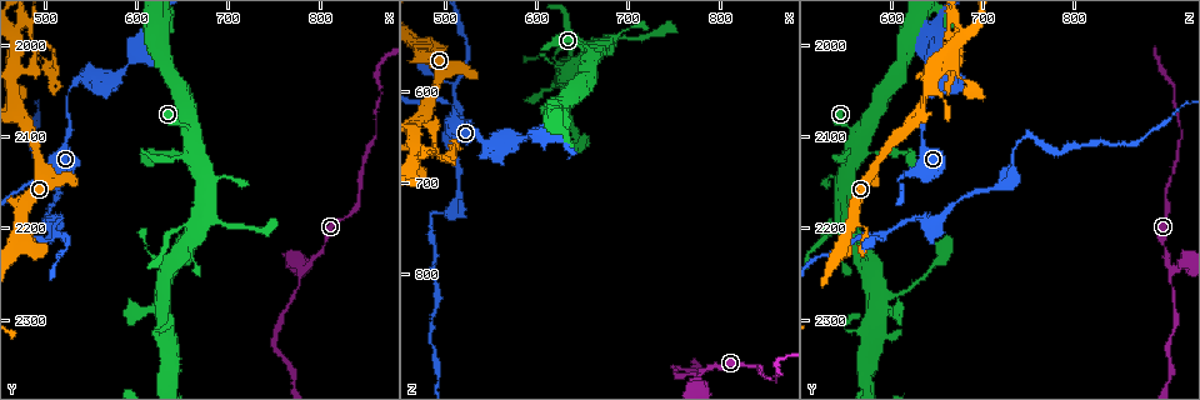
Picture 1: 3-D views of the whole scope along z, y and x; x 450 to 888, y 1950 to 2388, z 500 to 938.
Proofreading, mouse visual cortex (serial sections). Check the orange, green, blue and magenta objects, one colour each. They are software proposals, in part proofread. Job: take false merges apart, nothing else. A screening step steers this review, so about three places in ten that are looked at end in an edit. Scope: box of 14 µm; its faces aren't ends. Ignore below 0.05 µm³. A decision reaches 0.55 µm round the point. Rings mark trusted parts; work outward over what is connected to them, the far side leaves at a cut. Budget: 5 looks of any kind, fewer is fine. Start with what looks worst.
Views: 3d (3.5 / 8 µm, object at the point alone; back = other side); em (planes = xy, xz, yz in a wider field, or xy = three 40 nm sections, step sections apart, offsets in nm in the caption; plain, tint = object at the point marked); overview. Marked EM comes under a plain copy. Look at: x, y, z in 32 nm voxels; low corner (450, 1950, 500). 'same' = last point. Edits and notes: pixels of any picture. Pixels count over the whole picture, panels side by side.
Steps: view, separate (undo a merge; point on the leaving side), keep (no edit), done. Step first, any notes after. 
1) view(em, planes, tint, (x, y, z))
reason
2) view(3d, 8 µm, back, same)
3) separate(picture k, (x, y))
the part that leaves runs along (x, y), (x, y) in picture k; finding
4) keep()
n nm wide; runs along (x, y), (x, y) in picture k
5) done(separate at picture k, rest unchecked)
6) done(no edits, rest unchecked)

view(3d, 3.5 µm, (510, 2140, 615))

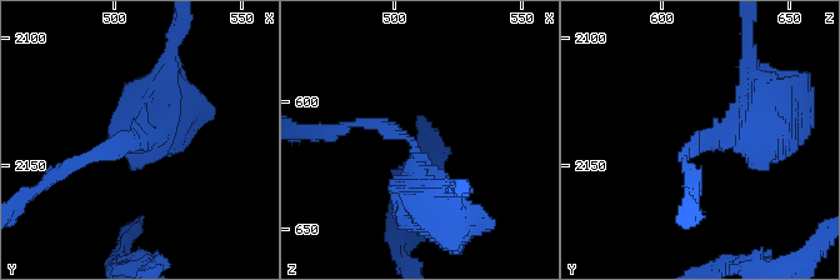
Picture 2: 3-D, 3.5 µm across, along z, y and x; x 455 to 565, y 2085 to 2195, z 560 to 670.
view(em, planes, tint, (509, 2140, 620))
now the EM

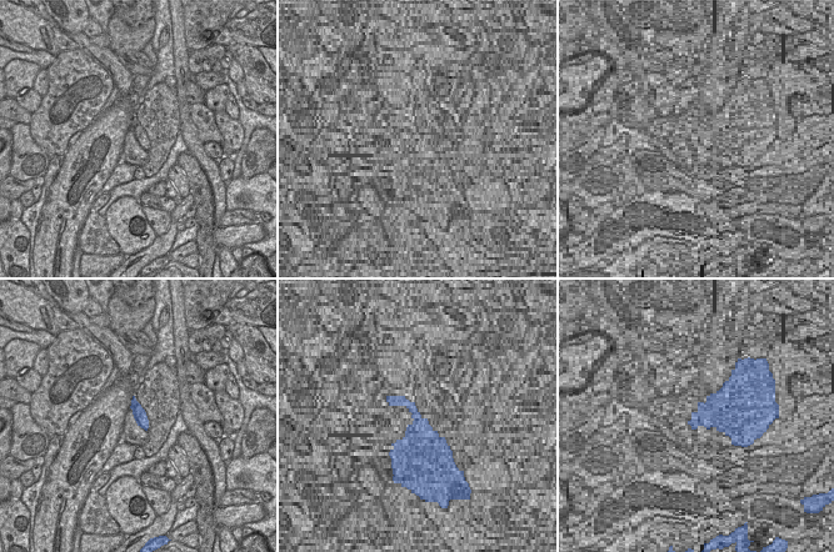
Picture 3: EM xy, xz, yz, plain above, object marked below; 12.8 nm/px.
view(em, xy, step 5, tint, same)
another direction

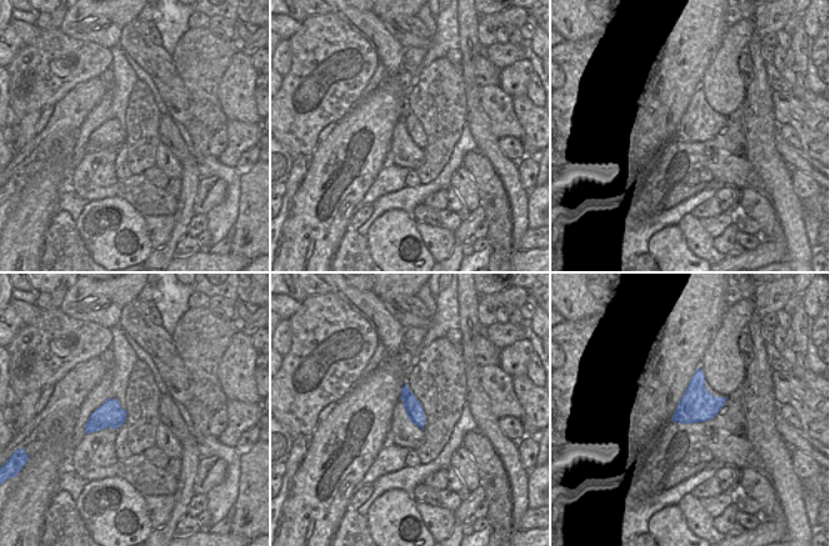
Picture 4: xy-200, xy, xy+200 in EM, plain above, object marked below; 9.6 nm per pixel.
keep()
arms of 150, 700 nm; runs along (169, 100), (138, 139), (69, 165) in picture 2; continuous, no second cell

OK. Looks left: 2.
view(3d, 8 µm, (790, 2245, 905))
side arm on a straight run

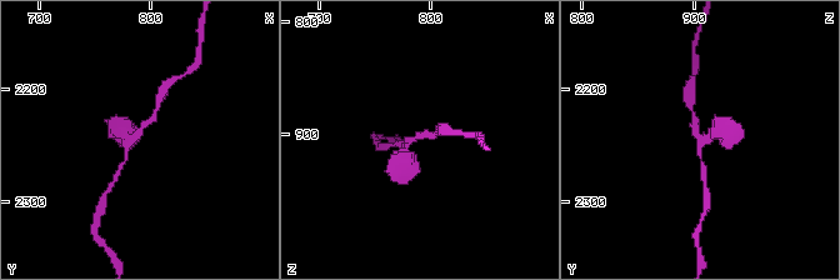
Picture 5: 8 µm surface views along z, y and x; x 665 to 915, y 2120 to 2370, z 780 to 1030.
view(em, xy, step 1, tint, (786, 2246, 904))
3 arms; arms of 150, 150, 600 nm; now the EM

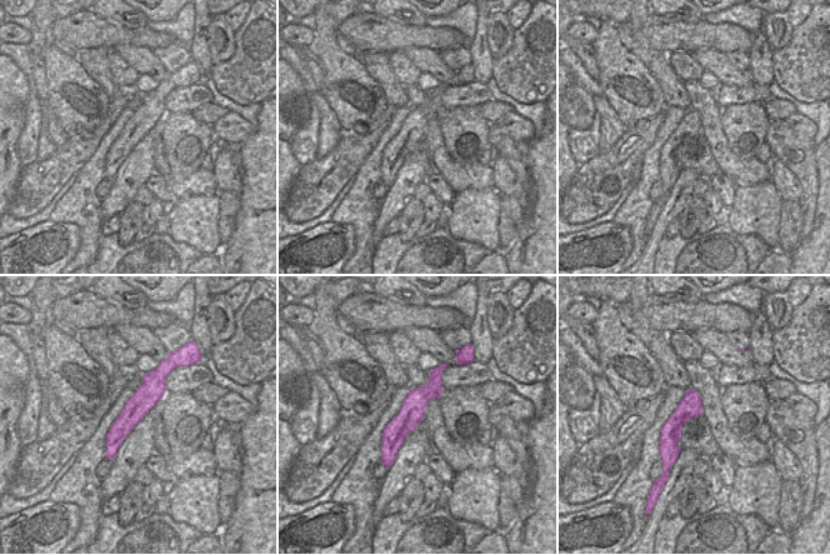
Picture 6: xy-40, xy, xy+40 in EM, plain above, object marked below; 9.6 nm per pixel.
keep()
runs along (436, 131), (409, 143), (398, 166) in picture 5; all the same cell

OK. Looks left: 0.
done(no edits, rest unchecked)

